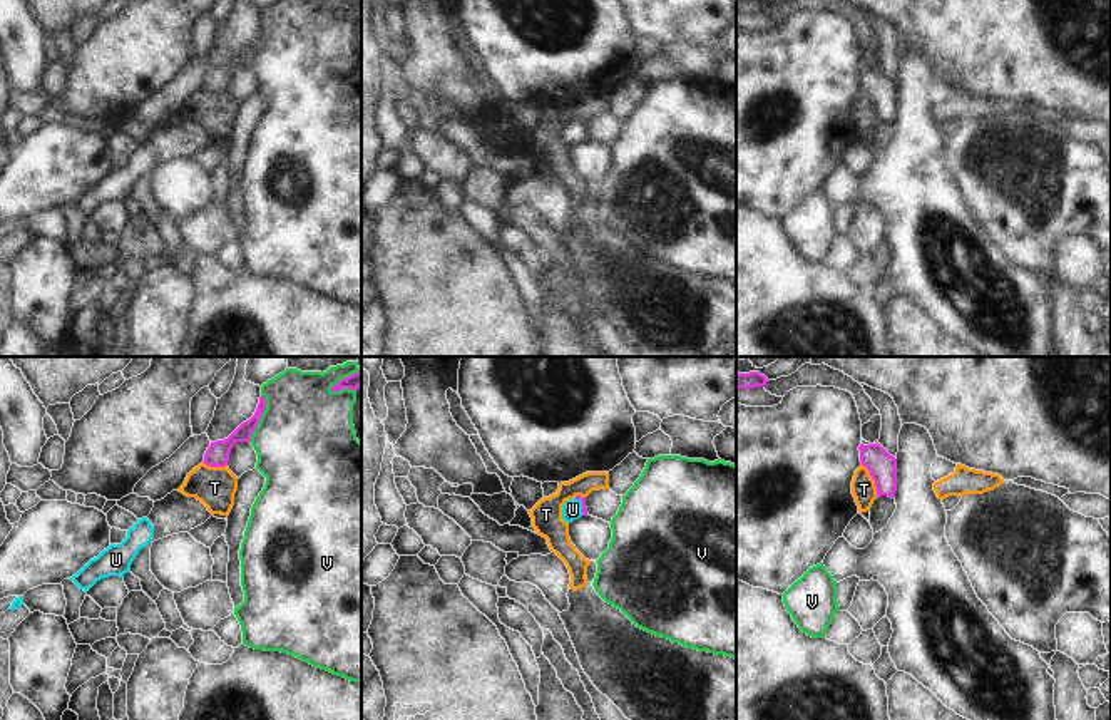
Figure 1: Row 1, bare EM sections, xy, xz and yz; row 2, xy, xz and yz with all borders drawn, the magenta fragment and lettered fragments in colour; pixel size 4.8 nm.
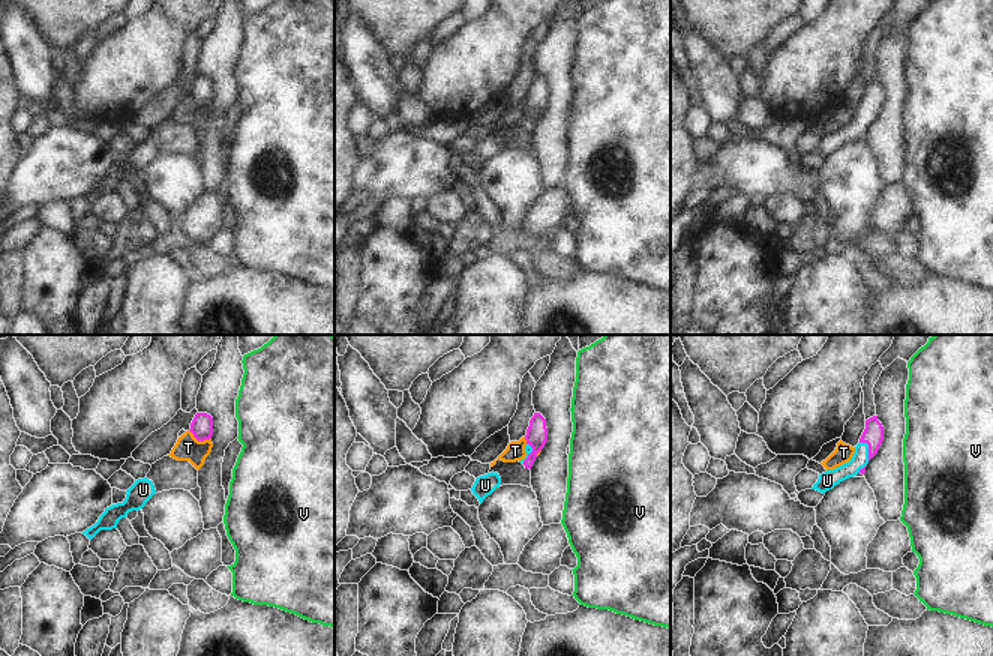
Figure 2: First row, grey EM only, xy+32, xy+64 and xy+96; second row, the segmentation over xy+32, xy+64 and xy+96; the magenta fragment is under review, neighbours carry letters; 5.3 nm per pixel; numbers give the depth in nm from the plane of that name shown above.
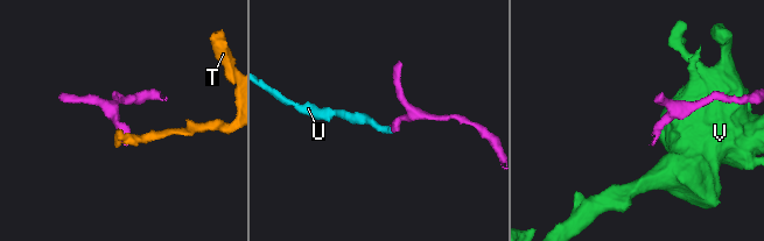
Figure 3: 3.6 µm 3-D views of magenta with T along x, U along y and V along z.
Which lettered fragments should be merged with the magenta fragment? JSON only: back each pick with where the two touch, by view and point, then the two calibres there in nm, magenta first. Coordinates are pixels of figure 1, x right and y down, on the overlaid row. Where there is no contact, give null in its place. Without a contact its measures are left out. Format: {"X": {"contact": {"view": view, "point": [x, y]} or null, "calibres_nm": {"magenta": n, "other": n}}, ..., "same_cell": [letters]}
{"U": {"contact": {"view": "xz", "point": [583, 504]}, "calibres_nm": {"magenta": 30, "other": 100}}, "same_cell": ["U"]}

